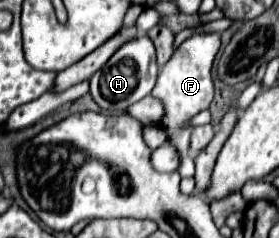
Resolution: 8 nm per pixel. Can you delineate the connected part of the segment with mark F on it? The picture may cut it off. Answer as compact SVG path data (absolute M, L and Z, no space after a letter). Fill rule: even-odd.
M207 33L207 35L193 35L187 41L183 41L173 57L169 59L169 63L161 69L155 89L151 91L151 97L159 99L163 103L165 115L159 121L159 127L163 129L163 133L167 135L167 141L177 149L179 157L181 157L181 165L177 169L177 173L181 177L193 177L195 175L195 163L189 157L189 139L193 133L193 125L189 125L189 121L203 109L209 107L209 103L213 101L213 93L215 93L215 85L213 85L213 61L215 55L219 51L219 35L217 33Z

